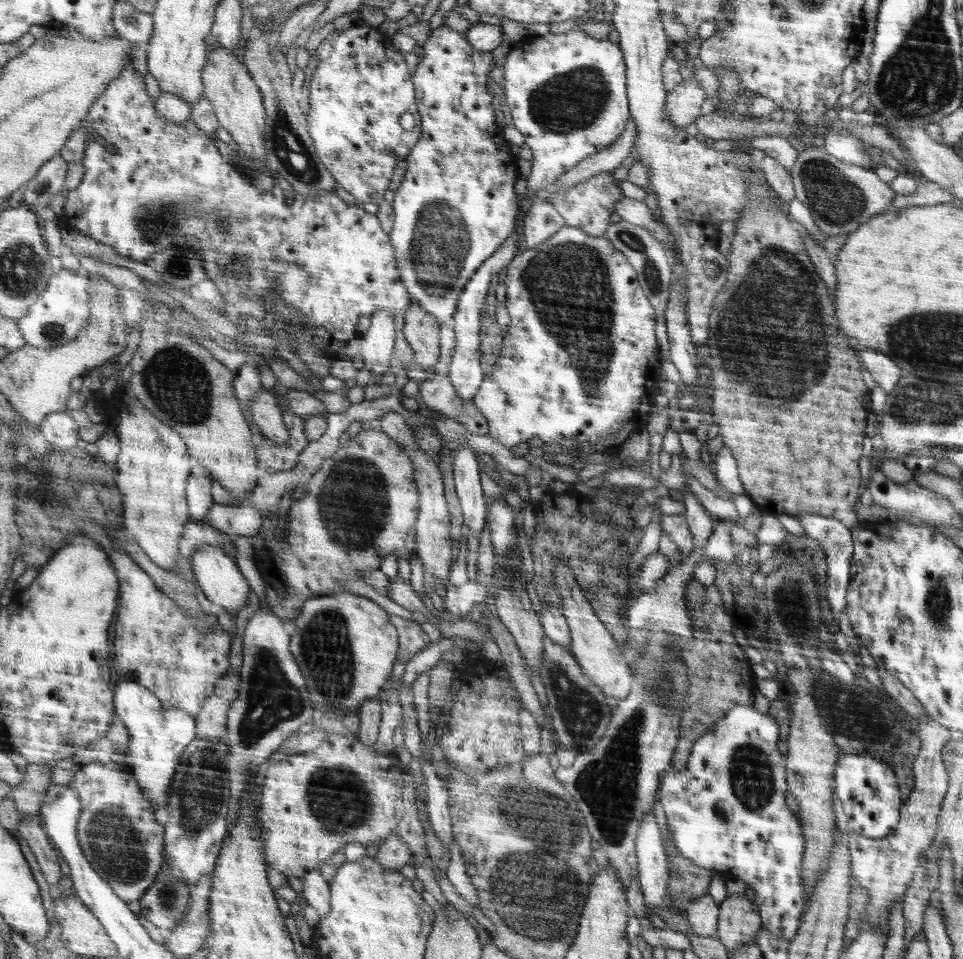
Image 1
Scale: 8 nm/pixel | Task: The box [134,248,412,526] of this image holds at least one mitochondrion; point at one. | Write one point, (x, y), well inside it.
(180, 387)

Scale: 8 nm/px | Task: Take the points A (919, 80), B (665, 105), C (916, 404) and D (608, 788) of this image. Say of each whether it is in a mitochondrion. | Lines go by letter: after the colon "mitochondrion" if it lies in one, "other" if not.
A: mitochondrion
B: other
C: mitochondrion
D: mitochondrion

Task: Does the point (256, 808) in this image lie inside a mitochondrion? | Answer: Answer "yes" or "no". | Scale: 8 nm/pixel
no

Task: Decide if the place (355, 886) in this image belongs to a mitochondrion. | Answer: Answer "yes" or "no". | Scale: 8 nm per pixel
no

